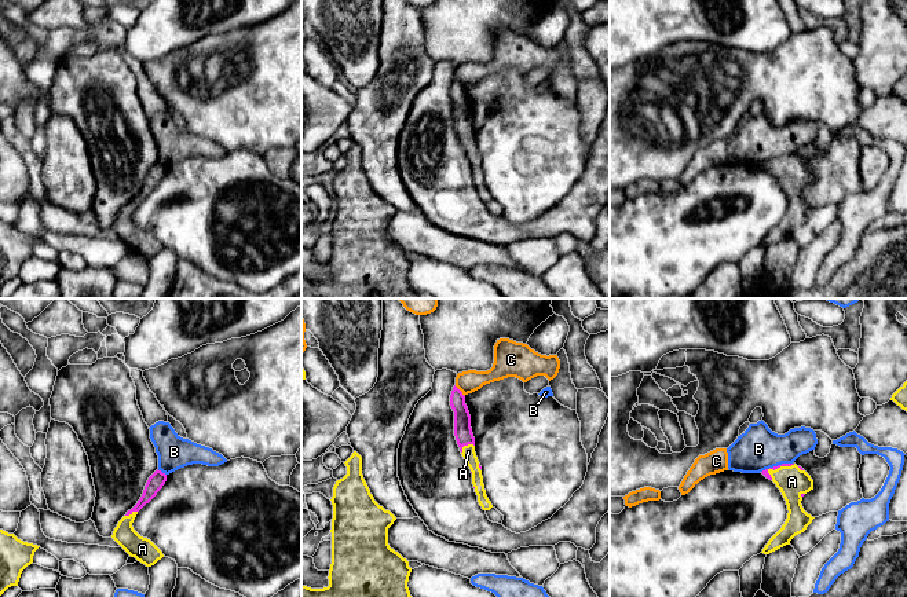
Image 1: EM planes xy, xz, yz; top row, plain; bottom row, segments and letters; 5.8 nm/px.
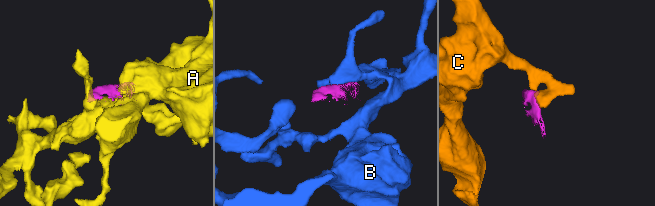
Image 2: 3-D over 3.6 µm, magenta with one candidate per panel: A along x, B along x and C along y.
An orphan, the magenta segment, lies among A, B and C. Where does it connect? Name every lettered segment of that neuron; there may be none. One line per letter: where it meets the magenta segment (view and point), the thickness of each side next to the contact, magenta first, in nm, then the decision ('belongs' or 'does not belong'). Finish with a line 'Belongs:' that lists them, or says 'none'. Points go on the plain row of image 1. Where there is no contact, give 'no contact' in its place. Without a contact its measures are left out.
A: contact xz (465, 136); calibres 110 and 80 nm; belongs
B: contact xy (160, 163); calibres 90 and 190 nm; does not belong
C: contact xz (460, 83); calibres 110 and 130 nm; does not belong
Belongs: A

